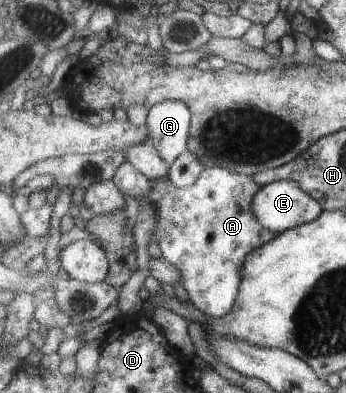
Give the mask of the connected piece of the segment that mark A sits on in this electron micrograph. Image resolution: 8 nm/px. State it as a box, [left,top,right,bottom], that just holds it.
[148,166,265,318]

